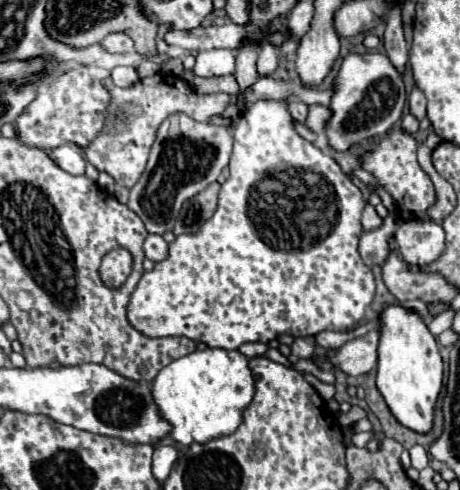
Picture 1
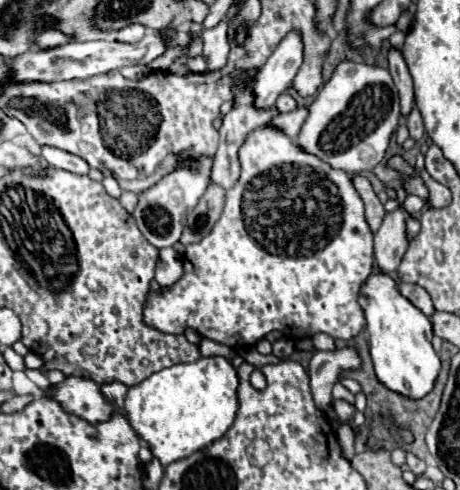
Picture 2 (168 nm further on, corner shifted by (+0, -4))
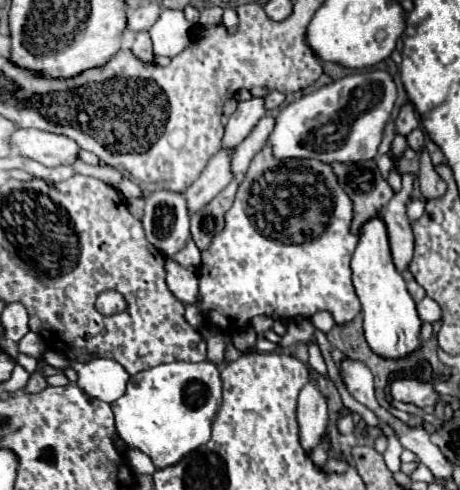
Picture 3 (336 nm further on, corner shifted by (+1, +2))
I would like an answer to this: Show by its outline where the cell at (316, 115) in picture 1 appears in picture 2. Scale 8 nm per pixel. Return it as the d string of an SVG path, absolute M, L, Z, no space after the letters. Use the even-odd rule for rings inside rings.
M298 108L294 112L288 114L278 114L274 116L268 126L278 128L280 132L284 132L288 138L294 140L294 136L298 136L298 128L302 128L302 120L306 118L306 108Z

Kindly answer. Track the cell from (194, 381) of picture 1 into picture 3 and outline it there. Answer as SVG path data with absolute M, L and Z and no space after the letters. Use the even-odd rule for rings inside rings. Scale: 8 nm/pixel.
M209 360L171 362L143 370L129 378L127 392L111 404L117 434L129 448L145 452L157 468L167 468L209 442L213 418L221 408L221 394L221 372Z

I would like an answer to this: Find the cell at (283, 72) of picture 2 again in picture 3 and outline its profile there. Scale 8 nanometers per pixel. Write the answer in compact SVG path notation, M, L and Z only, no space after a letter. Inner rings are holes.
M263 88L263 96L253 96L247 102L239 102L237 110L231 114L231 118L225 126L225 138L223 138L225 148L235 148L237 144L241 144L243 138L257 124L257 120L267 112L267 108L265 108L265 94L267 92L269 90Z

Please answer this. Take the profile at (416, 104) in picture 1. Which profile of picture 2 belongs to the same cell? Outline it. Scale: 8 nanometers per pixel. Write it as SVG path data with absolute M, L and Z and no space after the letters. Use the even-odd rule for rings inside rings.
M414 108L412 110L412 114L408 116L408 130L410 130L410 138L412 140L420 140L422 136L424 136L424 122L422 122L422 116L420 116L420 112Z

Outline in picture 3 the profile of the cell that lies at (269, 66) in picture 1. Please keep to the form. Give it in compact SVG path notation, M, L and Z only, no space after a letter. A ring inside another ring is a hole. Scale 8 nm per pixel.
M227 8L225 14L223 14L223 26L227 28L229 34L235 34L237 32L237 26L239 26L239 16L233 8Z

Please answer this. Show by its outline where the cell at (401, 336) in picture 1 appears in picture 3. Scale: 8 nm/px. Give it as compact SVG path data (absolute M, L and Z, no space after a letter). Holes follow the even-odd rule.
M381 218L369 220L361 228L361 238L351 260L353 286L363 306L363 330L369 348L385 360L401 360L421 348L421 318L417 314L415 300L407 292L407 284L395 270L391 250L387 244L387 230Z

